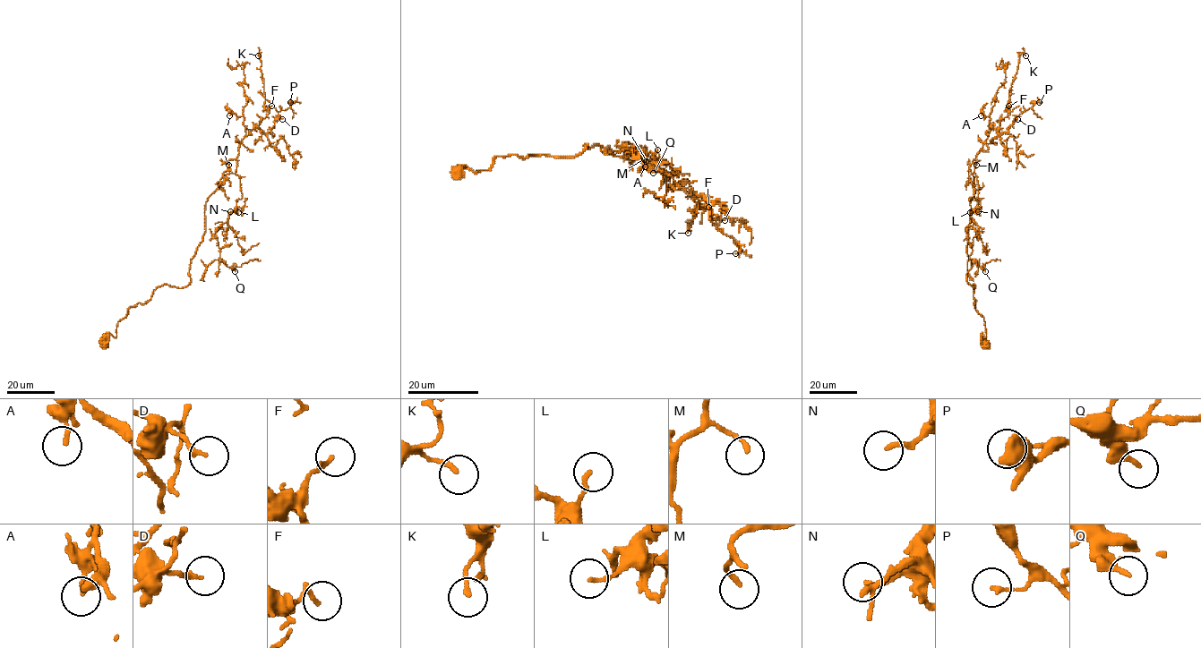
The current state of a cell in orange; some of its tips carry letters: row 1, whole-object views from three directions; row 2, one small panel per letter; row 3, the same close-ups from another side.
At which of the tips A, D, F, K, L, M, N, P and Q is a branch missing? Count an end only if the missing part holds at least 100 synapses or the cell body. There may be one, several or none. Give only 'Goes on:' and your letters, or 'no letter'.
Goes on: no letter

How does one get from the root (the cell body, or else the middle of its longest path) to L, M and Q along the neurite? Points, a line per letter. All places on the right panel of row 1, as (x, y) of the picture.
L: (985, 344), (974, 285), (967, 281), (974, 173), (978, 205), (970, 212)
M: (985, 344), (974, 285), (967, 281), (974, 193), (970, 165), (976, 165)
Q: (985, 344), (974, 285), (967, 281), (973, 173), (978, 204), (965, 232), (969, 257), (985, 271)

